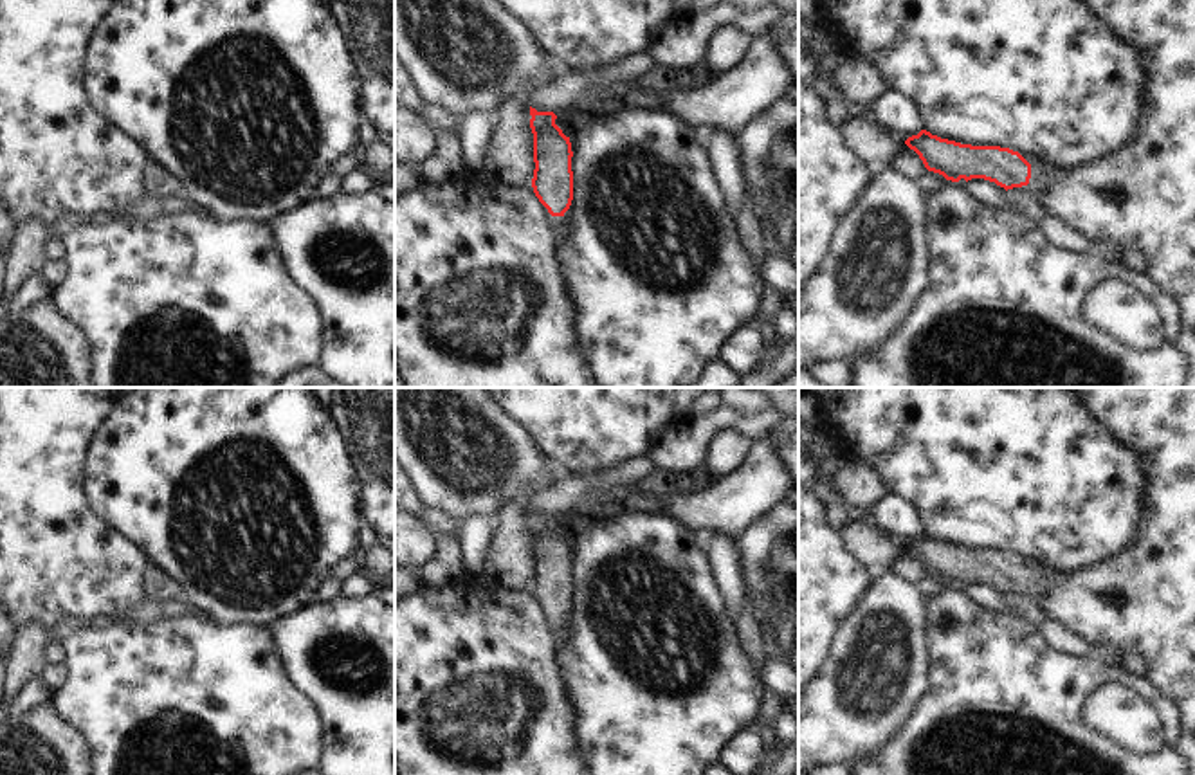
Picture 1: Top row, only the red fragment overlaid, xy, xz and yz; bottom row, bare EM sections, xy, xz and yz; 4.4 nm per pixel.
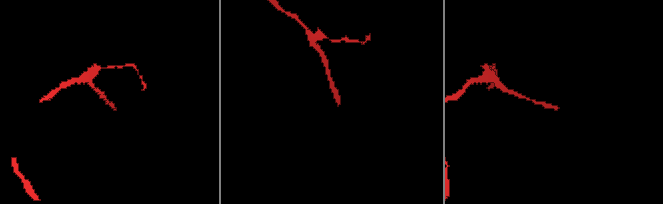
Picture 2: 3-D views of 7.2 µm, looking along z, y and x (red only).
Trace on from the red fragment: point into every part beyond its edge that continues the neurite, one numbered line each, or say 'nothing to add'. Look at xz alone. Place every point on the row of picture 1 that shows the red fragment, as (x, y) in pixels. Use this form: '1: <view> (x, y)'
1: xz (559, 224)

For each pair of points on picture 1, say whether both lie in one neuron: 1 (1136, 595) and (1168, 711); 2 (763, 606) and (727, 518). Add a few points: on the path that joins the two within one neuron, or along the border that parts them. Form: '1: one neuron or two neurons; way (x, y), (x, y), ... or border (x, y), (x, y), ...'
1: two neurons; border (1145, 678), (1176, 707)
2: two neurons; border (774, 505), (741, 532)

